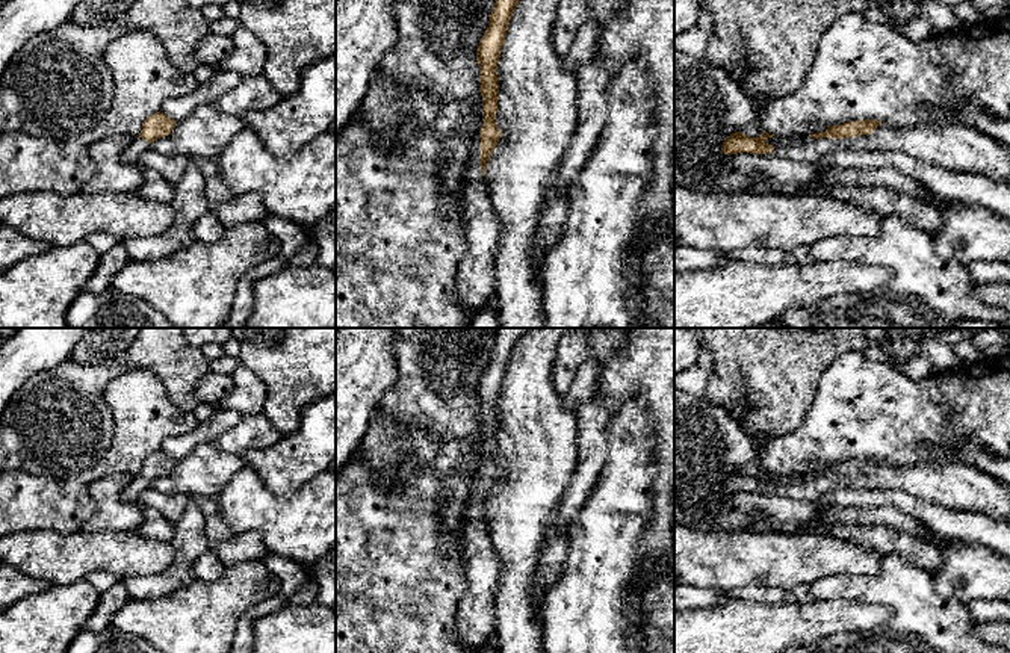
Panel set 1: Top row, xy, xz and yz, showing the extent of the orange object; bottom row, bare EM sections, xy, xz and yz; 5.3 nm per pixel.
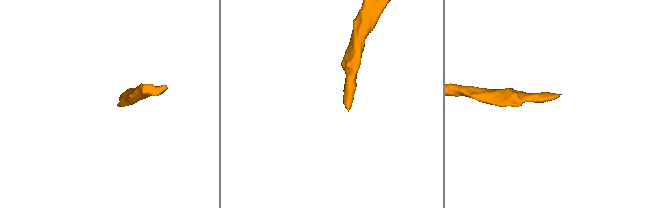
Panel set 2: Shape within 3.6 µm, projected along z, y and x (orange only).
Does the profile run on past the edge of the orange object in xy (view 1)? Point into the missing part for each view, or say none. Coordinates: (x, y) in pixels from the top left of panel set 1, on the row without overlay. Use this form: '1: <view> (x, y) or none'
1: xy (138, 484)

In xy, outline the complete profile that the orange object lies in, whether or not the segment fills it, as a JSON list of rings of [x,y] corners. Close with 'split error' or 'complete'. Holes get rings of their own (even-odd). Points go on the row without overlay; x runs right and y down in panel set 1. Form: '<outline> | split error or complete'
[[[162,450],[150,453],[138,475],[133,475],[129,485],[121,491],[124,502],[138,502],[141,493],[150,487],[156,478],[168,475],[175,466],[175,460]]] | split error

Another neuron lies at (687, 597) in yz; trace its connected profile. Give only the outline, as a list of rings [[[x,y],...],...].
[[[674,585],[674,611],[694,611],[715,603],[726,603],[730,599],[726,591],[715,588]]]

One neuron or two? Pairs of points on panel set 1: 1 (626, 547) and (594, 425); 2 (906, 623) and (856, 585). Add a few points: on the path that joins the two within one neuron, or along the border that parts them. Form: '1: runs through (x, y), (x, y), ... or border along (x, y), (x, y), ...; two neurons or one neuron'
1: border along (611, 428), (607, 437), (605, 463), (588, 495); two neurons
2: runs through (900, 608), (882, 590), (871, 590); one neuron

